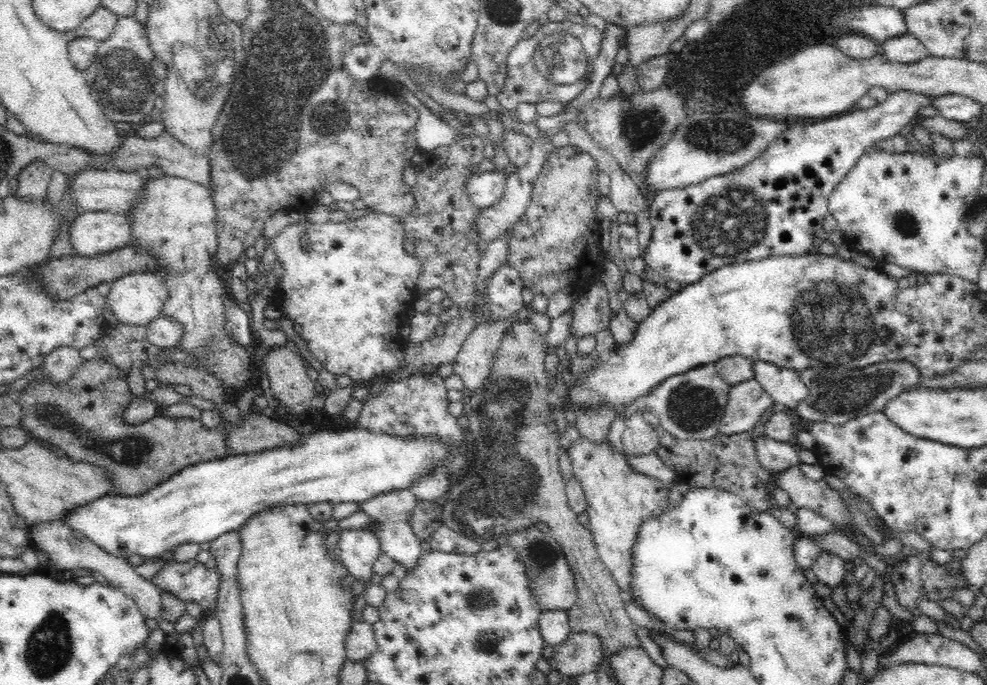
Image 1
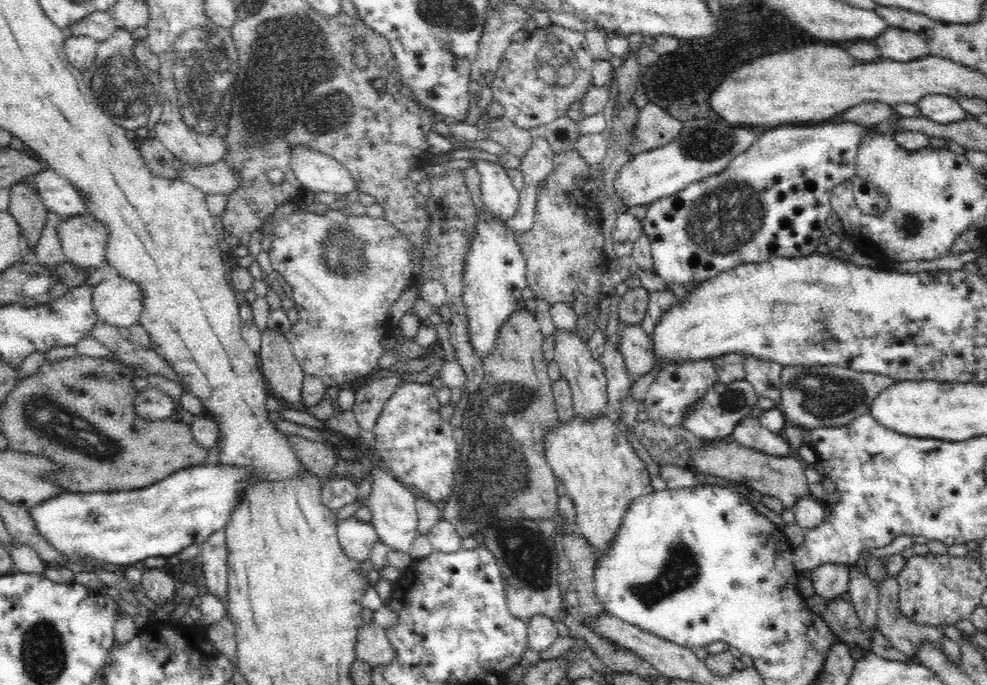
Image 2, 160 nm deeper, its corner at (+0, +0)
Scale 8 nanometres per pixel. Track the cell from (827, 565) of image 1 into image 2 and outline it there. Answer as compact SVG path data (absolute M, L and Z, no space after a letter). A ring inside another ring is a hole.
M821 564L811 571L811 577L806 584L807 591L818 595L827 603L840 599L847 592L849 583L849 565Z

